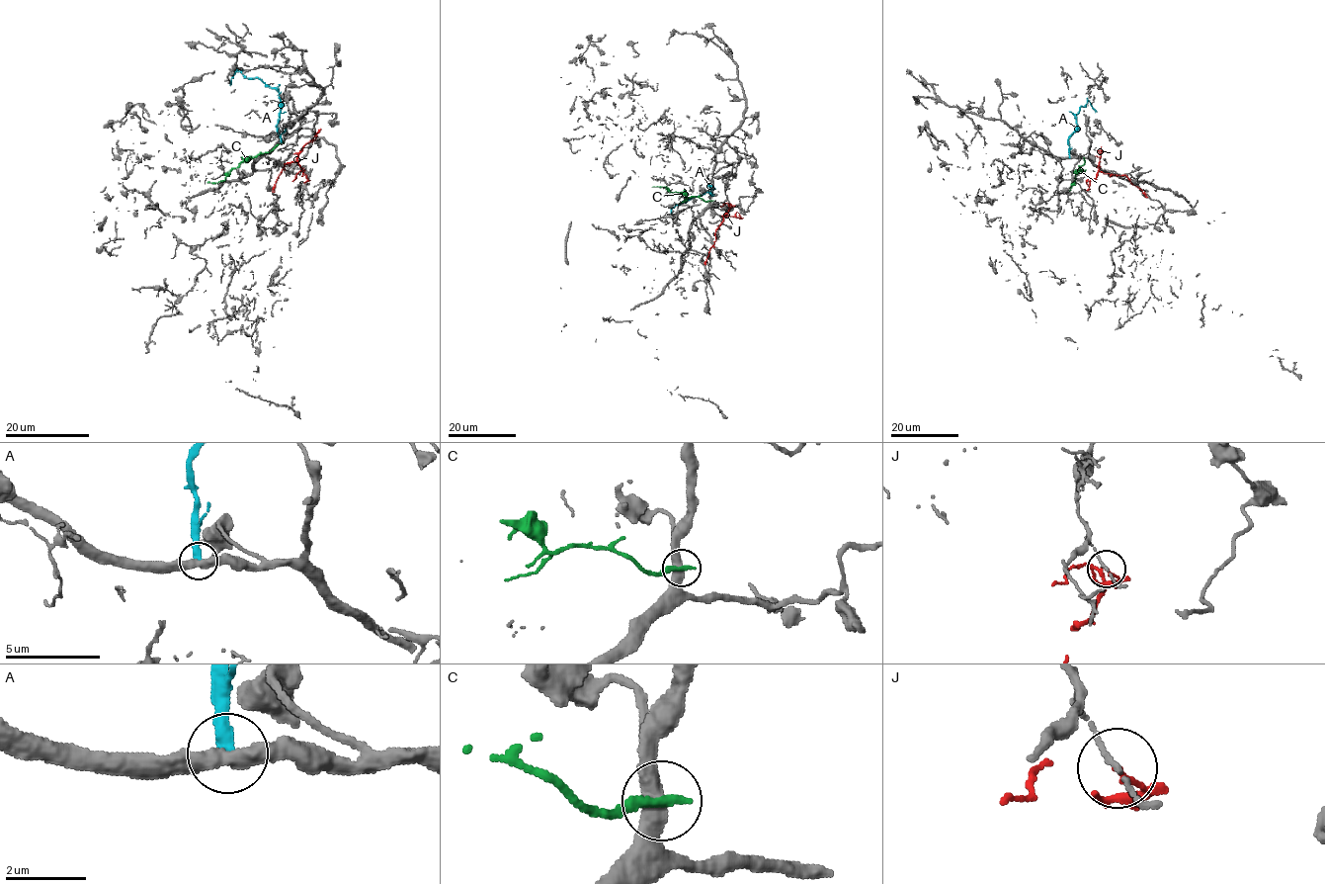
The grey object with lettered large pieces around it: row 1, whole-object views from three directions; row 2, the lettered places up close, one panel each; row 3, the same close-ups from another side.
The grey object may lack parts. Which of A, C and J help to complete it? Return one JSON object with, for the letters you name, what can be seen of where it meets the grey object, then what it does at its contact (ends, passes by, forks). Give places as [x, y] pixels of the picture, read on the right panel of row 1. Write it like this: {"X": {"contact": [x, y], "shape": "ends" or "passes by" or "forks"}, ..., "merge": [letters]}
{"merge": []}

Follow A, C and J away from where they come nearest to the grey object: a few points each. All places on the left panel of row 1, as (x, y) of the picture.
A: (282, 141), (278, 132), (279, 92), (257, 78), (246, 78), (238, 71), (234, 73), (230, 85)
C: (281, 143), (240, 163), (223, 180), (207, 182)
J: (304, 182), (303, 170), (296, 159), (285, 164), (273, 192)

